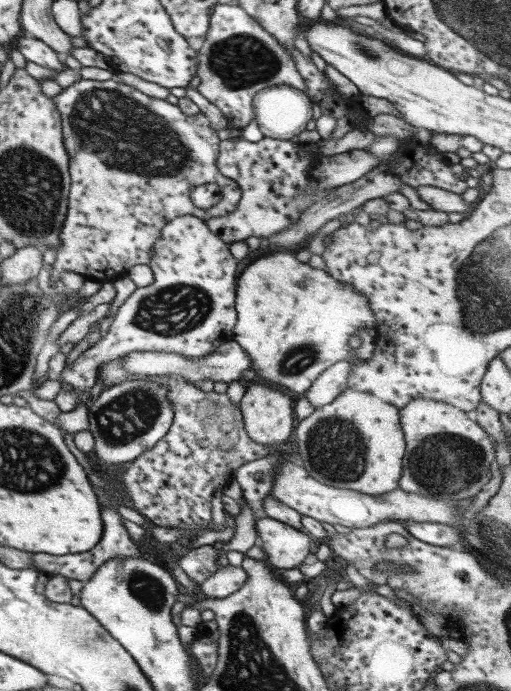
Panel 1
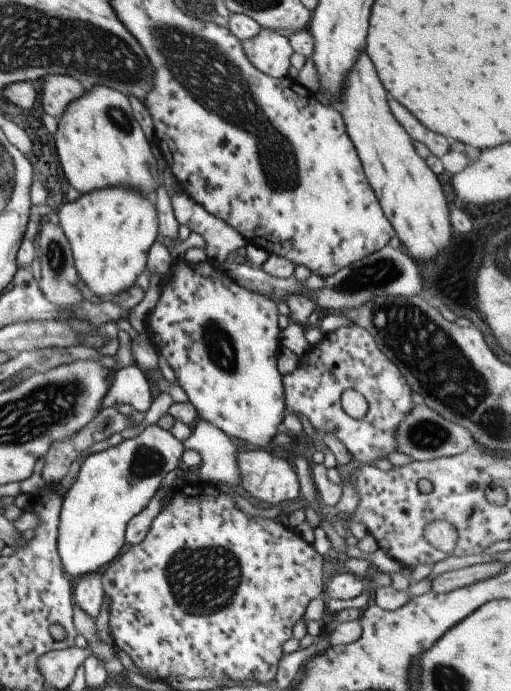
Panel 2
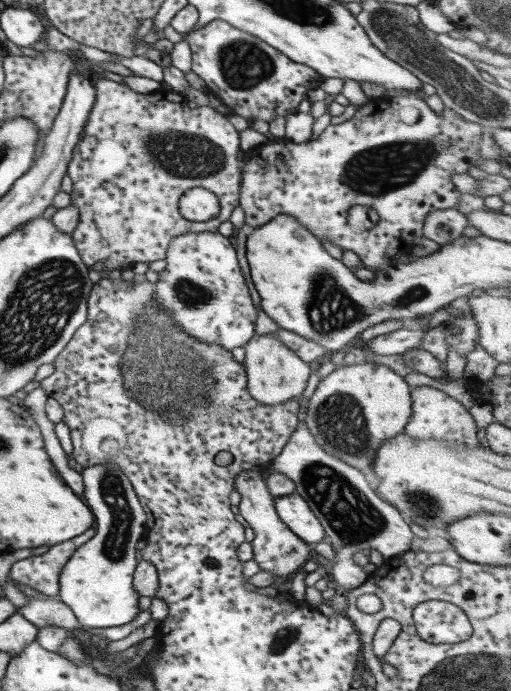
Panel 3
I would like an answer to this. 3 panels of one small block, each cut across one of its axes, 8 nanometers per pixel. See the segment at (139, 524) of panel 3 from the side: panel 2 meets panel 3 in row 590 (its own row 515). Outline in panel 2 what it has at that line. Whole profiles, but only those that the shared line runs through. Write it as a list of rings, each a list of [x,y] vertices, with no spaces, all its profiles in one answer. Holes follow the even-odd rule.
[[[155,423],[135,438],[90,454],[81,462],[75,482],[62,496],[58,515],[57,556],[71,582],[83,574],[99,573],[118,555],[129,518],[147,506],[167,473],[181,469],[184,450],[181,441]]]

